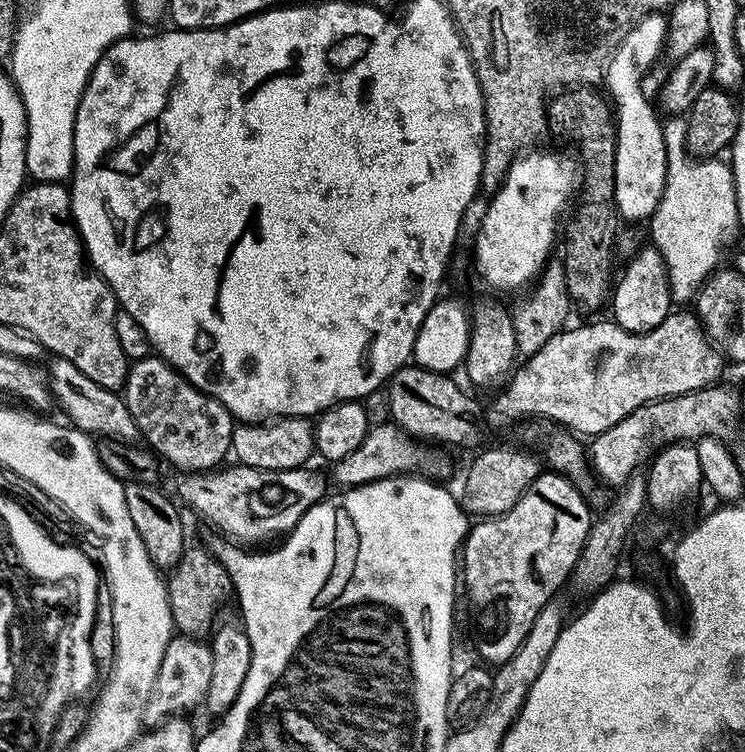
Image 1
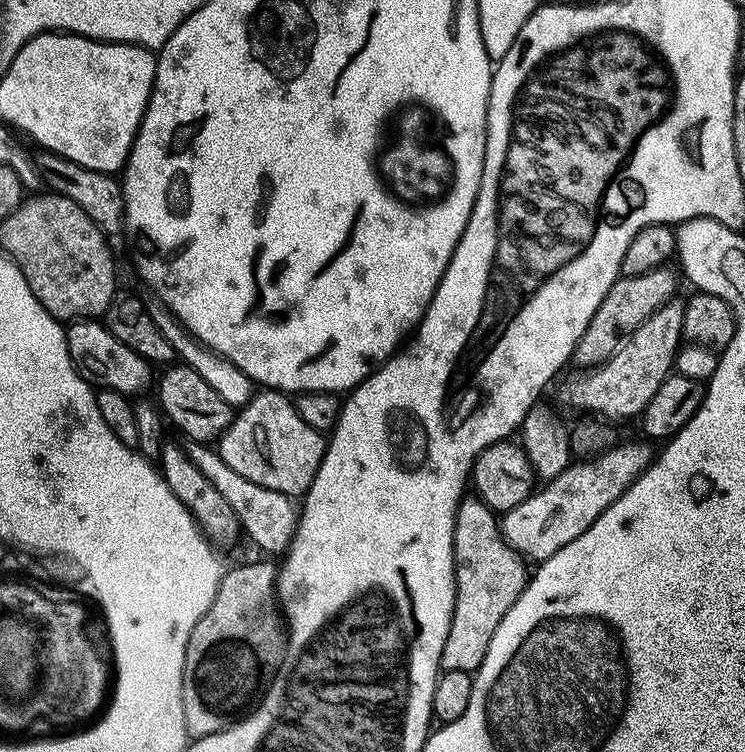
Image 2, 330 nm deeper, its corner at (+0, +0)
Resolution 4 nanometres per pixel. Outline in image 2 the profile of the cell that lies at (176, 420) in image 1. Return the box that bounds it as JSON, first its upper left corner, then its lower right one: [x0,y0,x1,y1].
[64,318,154,398]

